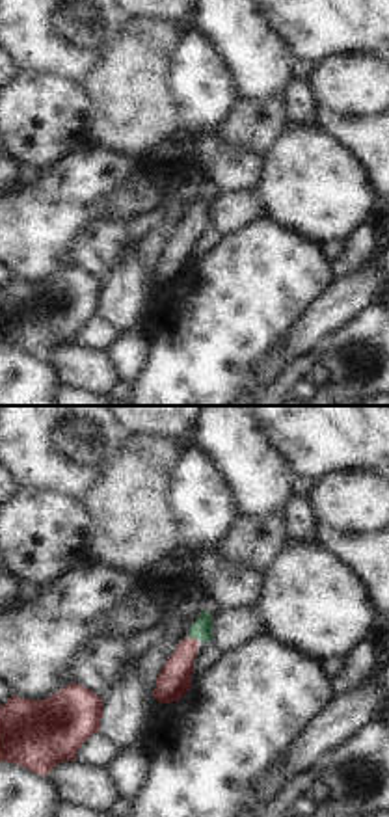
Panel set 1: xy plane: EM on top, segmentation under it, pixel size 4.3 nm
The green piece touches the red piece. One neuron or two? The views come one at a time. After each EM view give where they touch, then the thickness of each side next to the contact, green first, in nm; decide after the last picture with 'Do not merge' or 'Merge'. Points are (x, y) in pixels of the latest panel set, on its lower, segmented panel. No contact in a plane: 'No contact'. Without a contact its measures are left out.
Touches green at (196, 637). Thickness 90 nm (green) against 140 nm

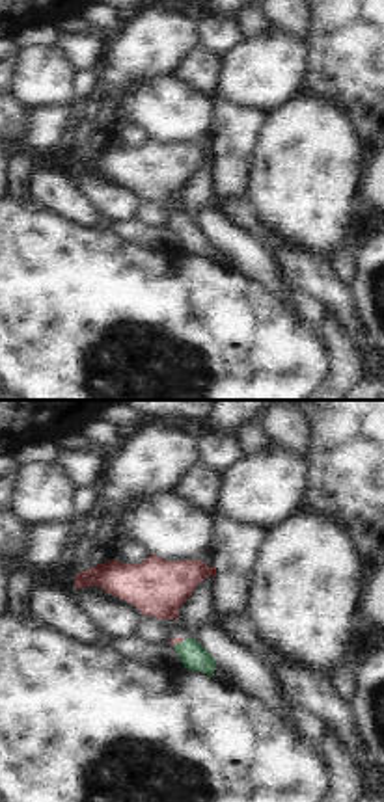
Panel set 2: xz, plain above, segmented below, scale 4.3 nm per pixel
Touches green at (181, 642). Thickness 120 nm (green) against 30 nm

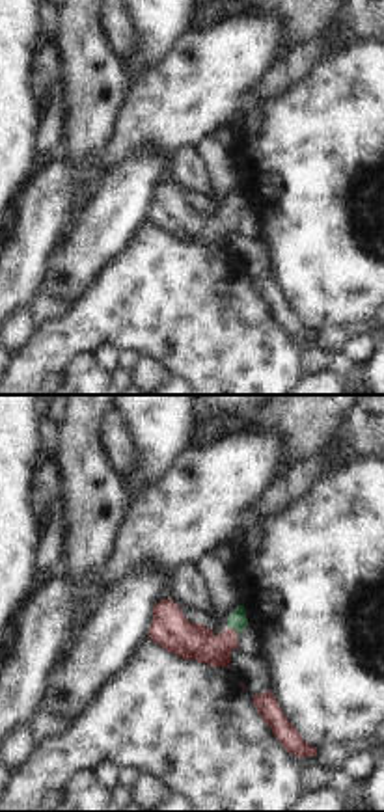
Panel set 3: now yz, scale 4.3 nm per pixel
Touches green at (233, 628). Thickness 80 nm (green) against 160 nm

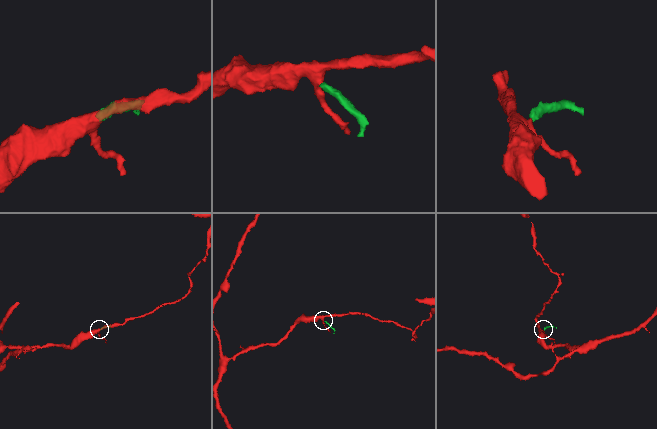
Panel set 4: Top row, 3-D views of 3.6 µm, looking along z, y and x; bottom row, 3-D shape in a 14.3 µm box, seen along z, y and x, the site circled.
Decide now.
Merge

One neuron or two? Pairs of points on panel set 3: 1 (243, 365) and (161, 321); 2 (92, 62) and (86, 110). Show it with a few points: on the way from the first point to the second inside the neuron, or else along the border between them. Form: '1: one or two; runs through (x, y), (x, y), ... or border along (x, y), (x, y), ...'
1: one; runs through (222, 345), (198, 321), (181, 321)
2: one; runs through (92, 73), (92, 99)

